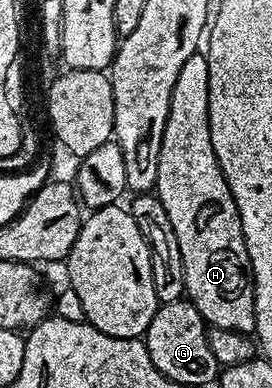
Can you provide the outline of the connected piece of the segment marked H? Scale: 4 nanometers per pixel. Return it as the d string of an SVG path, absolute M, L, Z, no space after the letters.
M201 51L194 52L172 86L172 102L168 110L168 122L164 126L164 142L160 142L160 174L156 194L168 210L172 230L176 230L176 242L180 242L180 254L184 262L186 296L200 310L210 328L236 330L247 334L254 332L254 278L250 275L248 246L244 242L244 230L236 202L230 193L228 182L218 165L212 150L212 134L208 118L208 62Z

